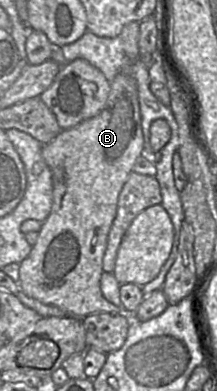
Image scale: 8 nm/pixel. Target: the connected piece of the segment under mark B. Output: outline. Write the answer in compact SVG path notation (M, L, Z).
M118 74L110 82L105 107L99 114L72 128L62 130L51 142L43 145L41 155L52 173L53 202L50 214L41 224L30 254L19 263L18 285L27 296L43 304L55 306L64 314L79 319L94 313L127 316L133 314L104 298L100 289L100 278L108 233L117 212L118 197L143 149L138 87L136 80L128 74Z

